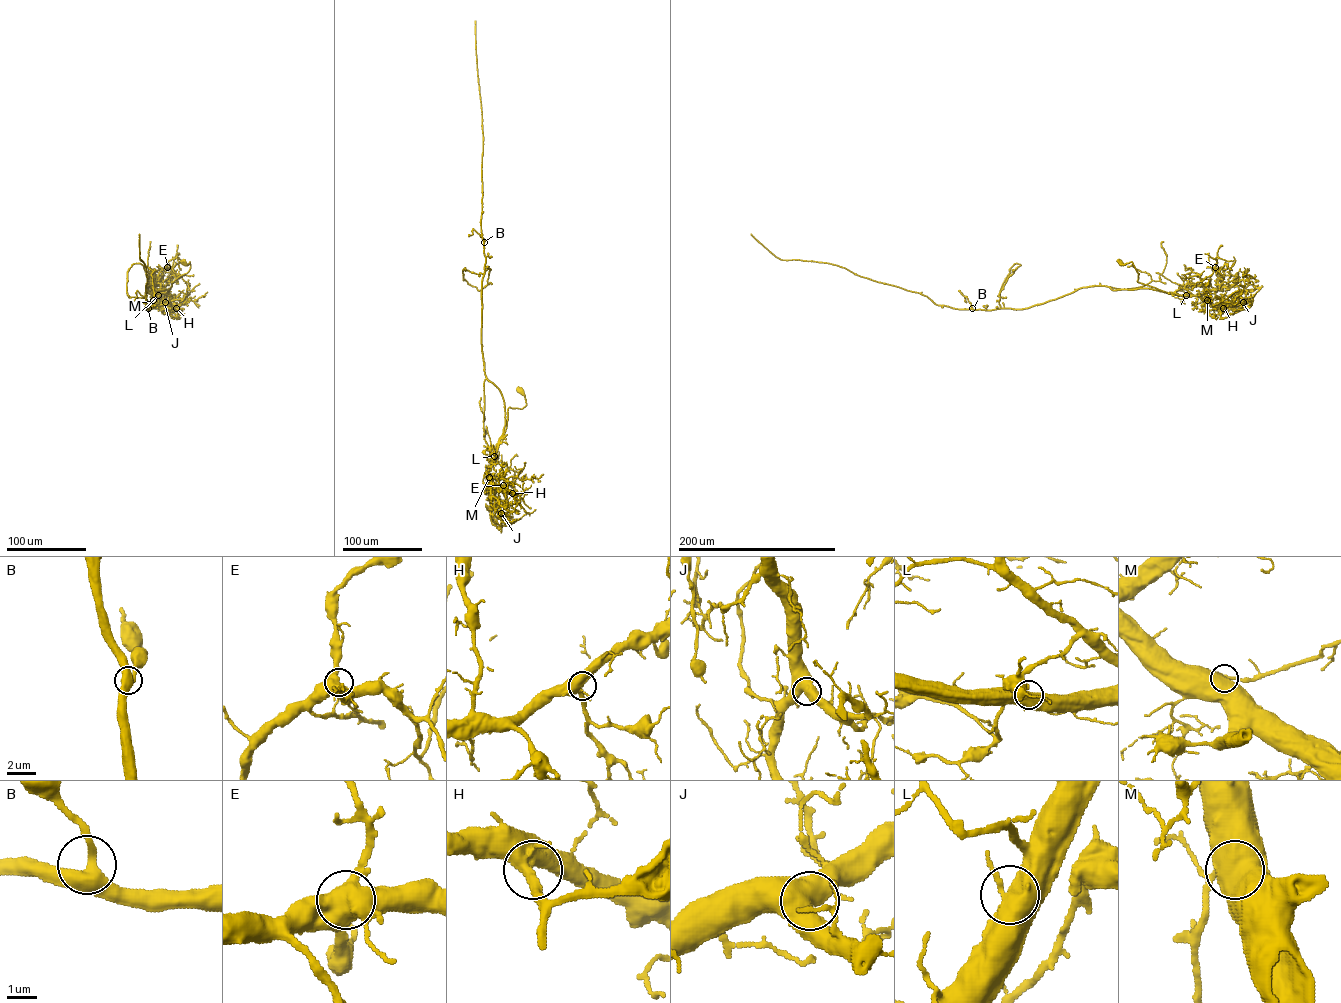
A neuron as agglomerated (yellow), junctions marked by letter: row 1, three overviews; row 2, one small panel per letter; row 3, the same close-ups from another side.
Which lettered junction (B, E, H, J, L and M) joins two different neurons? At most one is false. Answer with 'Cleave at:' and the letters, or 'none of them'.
Cleave at: none of them

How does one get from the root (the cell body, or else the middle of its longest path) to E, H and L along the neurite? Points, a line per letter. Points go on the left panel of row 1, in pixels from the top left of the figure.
E: (183, 263), (189, 262), (188, 271), (173, 281), (167, 292), (153, 295), (152, 288), (167, 267)
H: (183, 263), (189, 262), (188, 271), (173, 281), (167, 292), (152, 297), (160, 308), (176, 308)
L: (183, 263), (189, 262), (188, 271), (173, 281), (167, 292), (158, 295)

